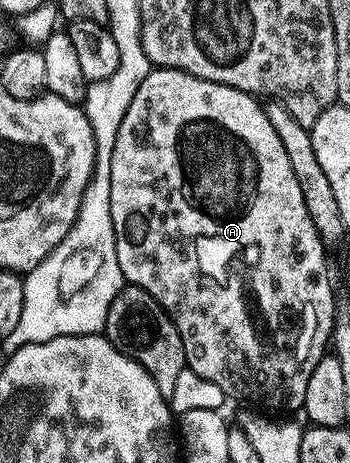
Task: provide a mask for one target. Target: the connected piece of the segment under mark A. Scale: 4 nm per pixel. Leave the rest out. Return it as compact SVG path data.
M155 67L148 78L140 82L140 90L136 90L132 103L128 105L128 114L124 114L124 122L120 122L116 146L112 146L112 226L116 258L120 262L123 281L136 284L152 294L158 305L170 313L176 330L180 330L180 342L184 342L187 368L200 374L200 378L208 378L208 382L216 382L227 398L234 399L235 396L238 400L251 400L254 403L251 405L263 409L298 410L305 402L308 378L312 378L316 362L327 355L334 334L334 284L330 281L330 268L326 265L327 245L316 226L312 226L312 218L308 214L308 206L304 206L300 182L296 182L296 174L292 174L292 162L288 162L284 142L280 142L280 134L272 130L265 107L257 102L249 92L196 78L175 68Z

